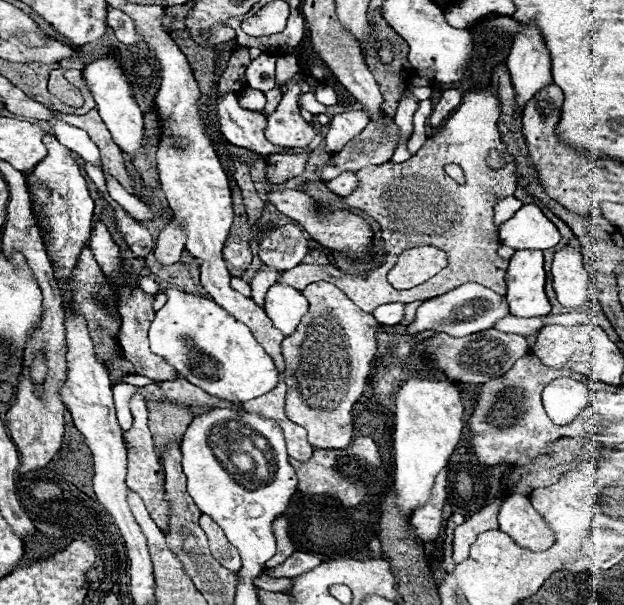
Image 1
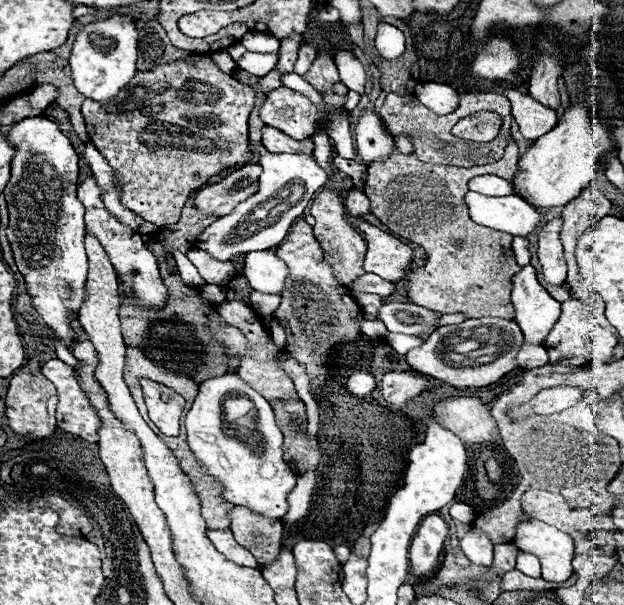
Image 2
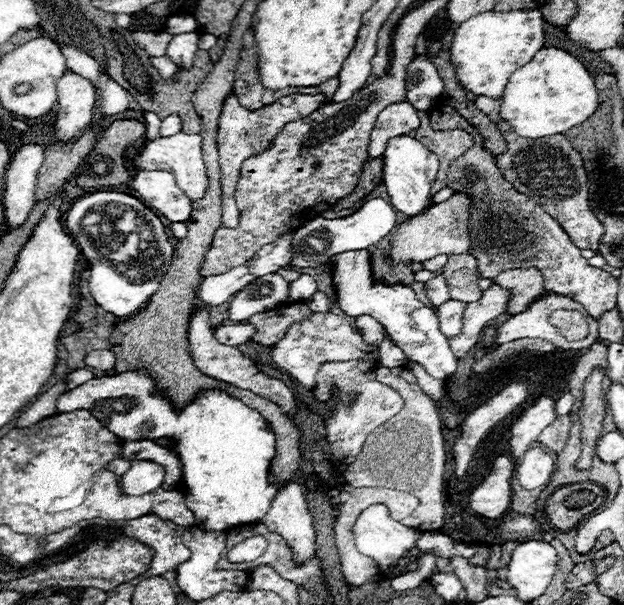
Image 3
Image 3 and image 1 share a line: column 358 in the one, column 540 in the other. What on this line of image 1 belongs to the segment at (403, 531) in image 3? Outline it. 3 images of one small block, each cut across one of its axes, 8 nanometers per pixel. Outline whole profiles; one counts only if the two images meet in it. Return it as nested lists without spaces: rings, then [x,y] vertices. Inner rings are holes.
[[[510,496],[504,500],[498,514],[500,530],[506,532],[518,546],[534,552],[550,548],[554,544],[554,532],[538,516],[528,496]]]

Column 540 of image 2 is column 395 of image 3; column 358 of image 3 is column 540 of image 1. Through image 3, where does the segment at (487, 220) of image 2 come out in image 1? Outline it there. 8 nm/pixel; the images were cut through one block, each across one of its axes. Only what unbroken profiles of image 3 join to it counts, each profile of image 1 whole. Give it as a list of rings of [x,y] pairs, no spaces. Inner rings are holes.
[[[524,204],[500,226],[500,242],[514,250],[548,250],[560,242],[560,232],[536,204]]]

